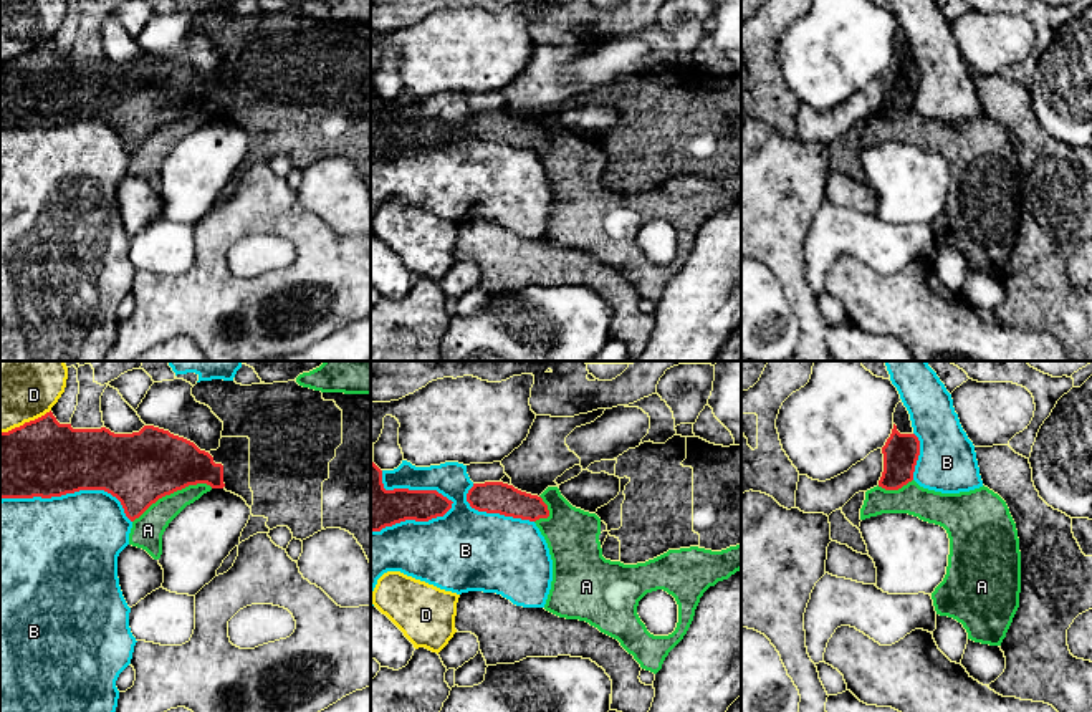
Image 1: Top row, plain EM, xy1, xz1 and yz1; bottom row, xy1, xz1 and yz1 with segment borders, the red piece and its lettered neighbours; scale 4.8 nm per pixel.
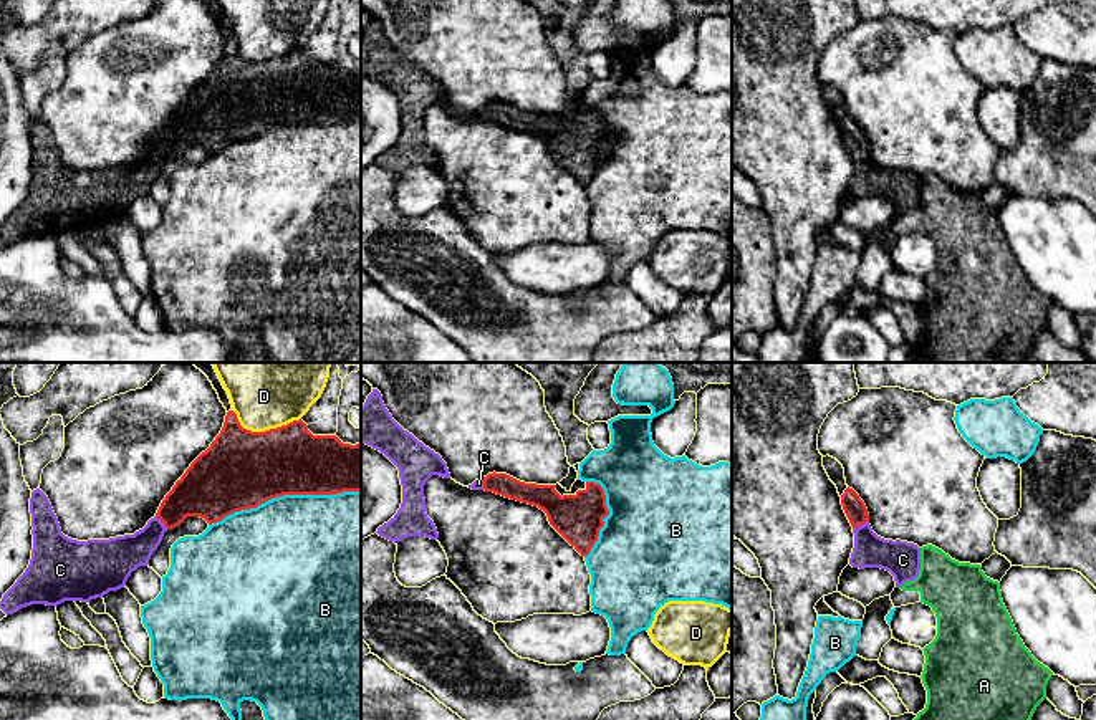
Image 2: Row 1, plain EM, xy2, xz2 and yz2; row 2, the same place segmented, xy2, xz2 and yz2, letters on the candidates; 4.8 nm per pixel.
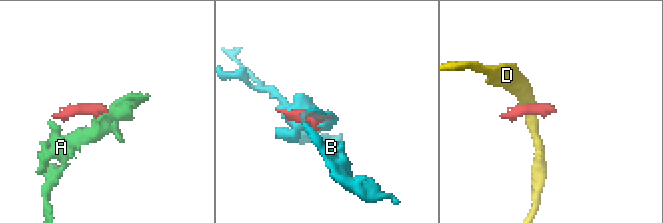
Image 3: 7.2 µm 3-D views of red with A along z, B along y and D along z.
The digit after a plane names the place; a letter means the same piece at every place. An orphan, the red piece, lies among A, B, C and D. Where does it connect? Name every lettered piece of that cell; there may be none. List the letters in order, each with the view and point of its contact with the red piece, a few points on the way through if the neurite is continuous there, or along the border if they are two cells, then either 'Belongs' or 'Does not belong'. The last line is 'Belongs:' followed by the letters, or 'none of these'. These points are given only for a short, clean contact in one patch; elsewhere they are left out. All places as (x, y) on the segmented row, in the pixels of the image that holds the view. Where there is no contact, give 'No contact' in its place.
A: Touches red at xy1 (172, 492). Does not belong
B: Touches red at xz1 (412, 519). Does not belong
C: Touches red at yz2 (860, 525). Belongs
D: Touches red at xy2 (265, 431). Does not belong
Belongs: C

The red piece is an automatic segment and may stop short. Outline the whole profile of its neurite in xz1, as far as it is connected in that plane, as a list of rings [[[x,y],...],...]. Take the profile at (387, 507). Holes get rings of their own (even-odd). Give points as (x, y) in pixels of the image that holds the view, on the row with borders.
[[[371,462],[371,532],[381,532],[405,520],[429,522],[443,517],[452,503],[437,490],[386,490],[382,470]]]

